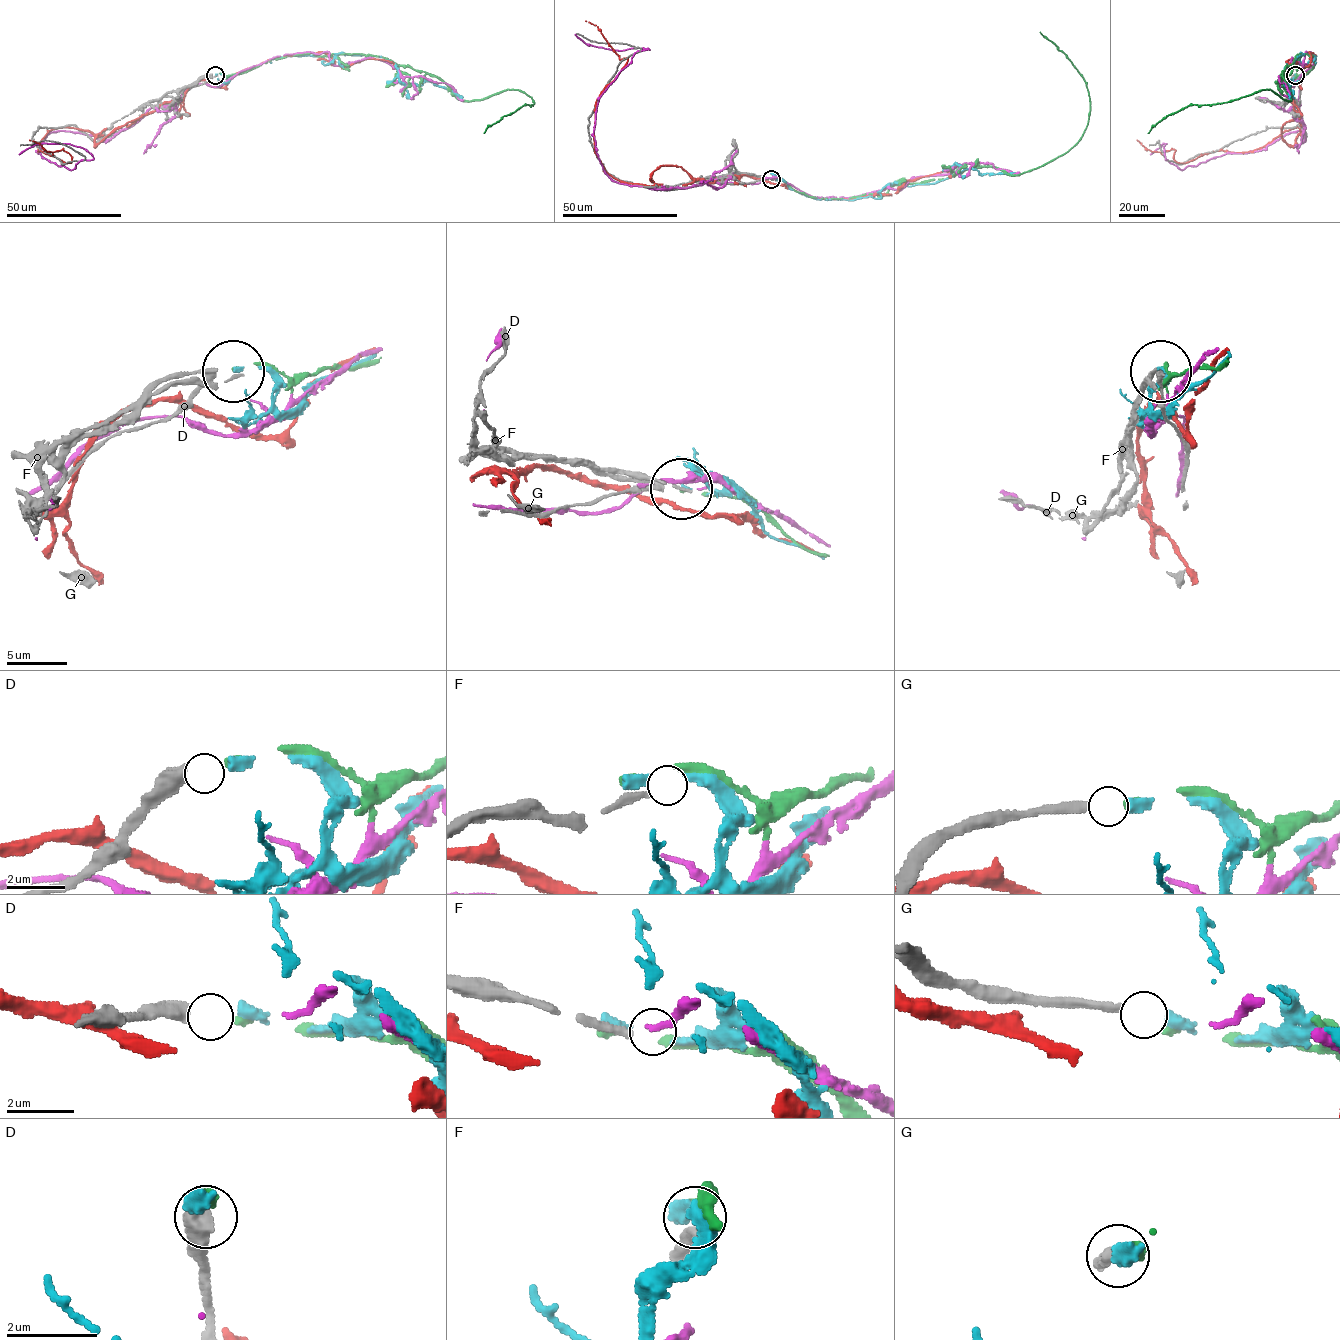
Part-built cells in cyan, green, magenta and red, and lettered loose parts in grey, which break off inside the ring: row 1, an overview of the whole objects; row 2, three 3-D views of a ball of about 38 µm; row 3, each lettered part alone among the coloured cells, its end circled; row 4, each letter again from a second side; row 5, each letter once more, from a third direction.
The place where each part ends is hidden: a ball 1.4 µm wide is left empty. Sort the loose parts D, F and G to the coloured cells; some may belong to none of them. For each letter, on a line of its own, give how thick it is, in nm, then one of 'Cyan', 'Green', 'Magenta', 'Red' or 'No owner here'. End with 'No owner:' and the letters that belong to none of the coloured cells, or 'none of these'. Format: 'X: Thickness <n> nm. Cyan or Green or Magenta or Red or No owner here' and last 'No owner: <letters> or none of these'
D: Thickness 500 nm. Green
F: Thickness 240 nm. No owner here
G: Thickness 240 nm. Cyan
No owner: F

